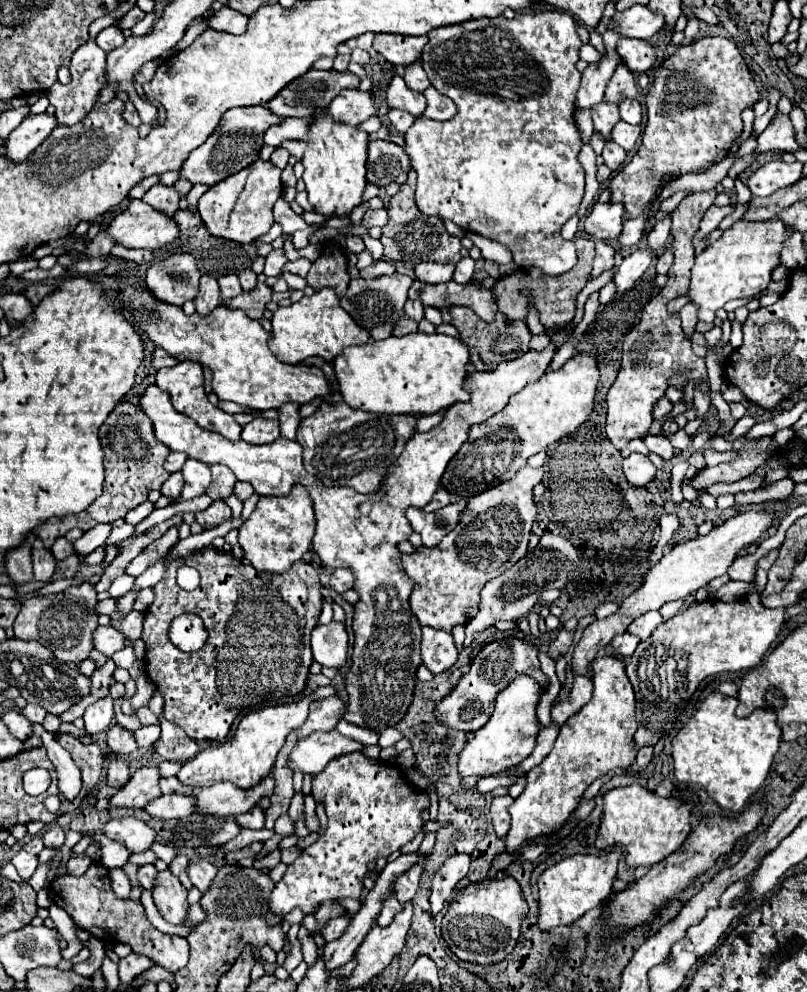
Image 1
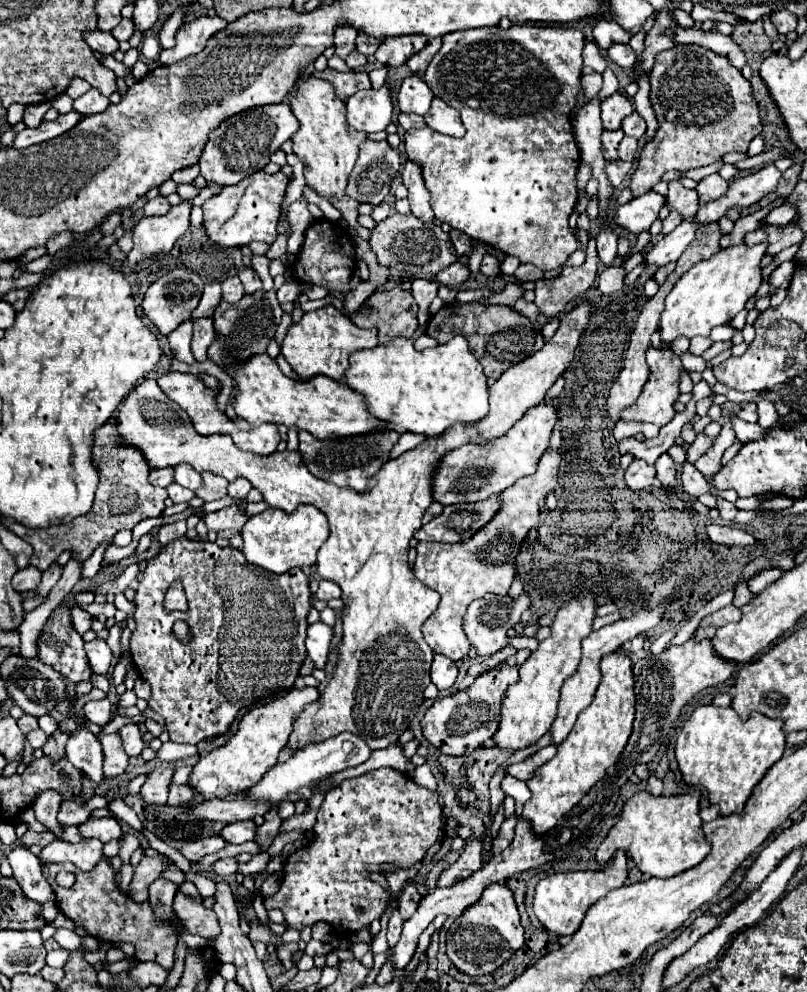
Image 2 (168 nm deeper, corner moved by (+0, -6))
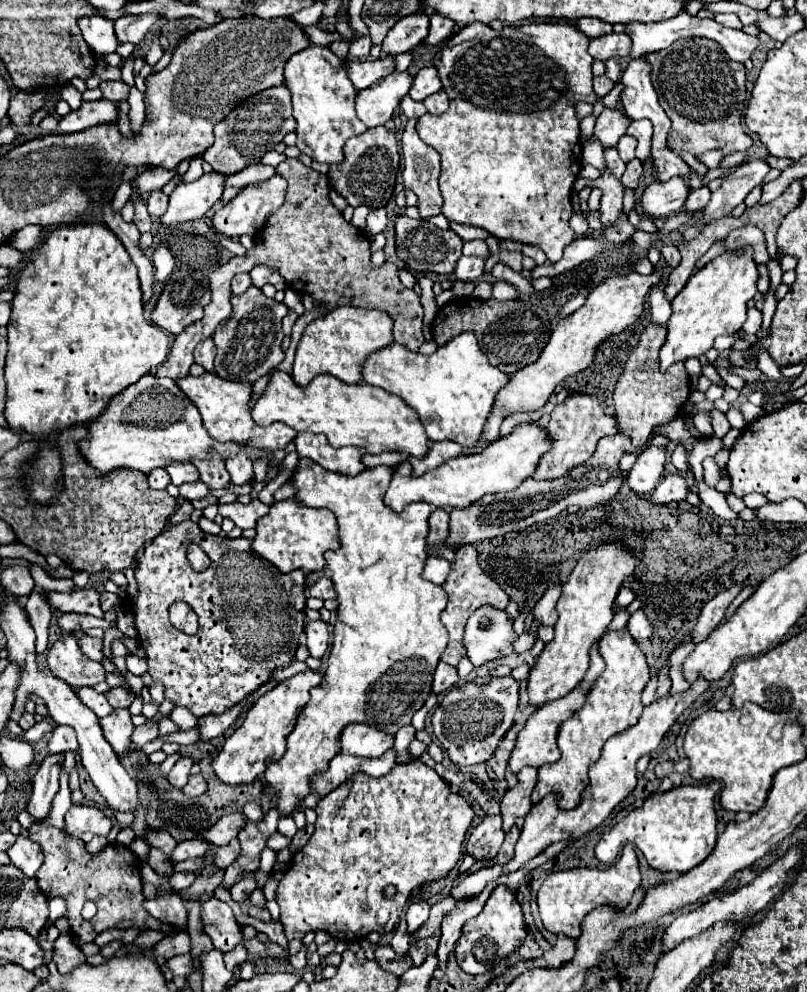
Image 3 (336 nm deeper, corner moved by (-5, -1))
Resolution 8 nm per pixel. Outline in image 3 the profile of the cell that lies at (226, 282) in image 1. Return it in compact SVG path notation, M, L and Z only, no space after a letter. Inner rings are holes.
M238 273L238 275L232 279L232 293L234 293L234 295L242 295L250 285L252 285L250 275L248 275L248 273Z

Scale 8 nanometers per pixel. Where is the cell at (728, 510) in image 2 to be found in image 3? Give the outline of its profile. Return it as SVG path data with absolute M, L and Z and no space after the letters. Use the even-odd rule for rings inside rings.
M713 457L706 458L702 465L704 470L703 476L706 485L708 485L708 487L714 487L714 485L716 485L716 483L720 480L723 469L716 464Z

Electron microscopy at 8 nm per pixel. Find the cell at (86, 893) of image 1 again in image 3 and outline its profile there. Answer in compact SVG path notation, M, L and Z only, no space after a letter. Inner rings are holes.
M32 827L30 839L40 843L44 853L44 863L36 873L38 887L46 897L64 897L68 901L68 909L64 917L70 921L70 929L82 943L94 941L98 933L104 929L154 929L164 933L164 937L174 937L174 925L166 925L154 919L144 909L144 895L142 895L142 879L140 879L140 859L124 845L112 843L106 845L104 851L96 857L84 851L84 843L80 839L72 839L72 835L64 835L62 829L56 827ZM86 901L94 901L98 913L92 921L82 919L82 907Z

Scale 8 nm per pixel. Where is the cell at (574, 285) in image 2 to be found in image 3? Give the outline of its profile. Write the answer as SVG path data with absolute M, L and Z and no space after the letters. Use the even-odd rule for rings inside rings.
M574 213L570 218L569 225L577 236L581 237L589 231L589 226L586 217Z

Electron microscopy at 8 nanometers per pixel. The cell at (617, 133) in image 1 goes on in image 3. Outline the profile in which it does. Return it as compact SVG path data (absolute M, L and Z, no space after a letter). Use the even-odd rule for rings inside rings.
M624 135L620 141L618 141L618 153L622 157L622 161L632 161L636 157L636 139L632 139L630 135Z

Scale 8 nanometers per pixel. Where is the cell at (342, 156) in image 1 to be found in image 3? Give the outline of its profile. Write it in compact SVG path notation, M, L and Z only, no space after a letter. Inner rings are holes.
M314 45L292 55L284 67L286 87L292 93L296 127L296 147L318 163L336 165L344 161L344 143L366 131L366 125L356 117L354 97L356 89L338 59L328 47Z

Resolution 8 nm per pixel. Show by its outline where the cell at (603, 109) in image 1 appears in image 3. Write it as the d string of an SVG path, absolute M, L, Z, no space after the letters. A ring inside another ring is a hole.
M606 147L604 157L606 157L606 163L608 163L608 167L612 169L612 173L614 173L616 177L622 177L622 173L624 173L624 169L626 169L626 163L620 159L616 147Z

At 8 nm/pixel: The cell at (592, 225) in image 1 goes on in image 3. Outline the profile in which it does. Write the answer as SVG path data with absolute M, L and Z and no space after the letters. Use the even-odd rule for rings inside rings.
M674 177L666 183L662 183L662 181L650 183L642 191L640 207L646 217L660 219L660 217L668 217L668 215L680 211L686 197L688 197L688 189L686 189L684 181L680 177Z

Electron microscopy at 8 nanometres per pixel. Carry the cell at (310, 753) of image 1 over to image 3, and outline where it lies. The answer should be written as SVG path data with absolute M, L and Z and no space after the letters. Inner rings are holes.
M352 723L344 727L338 737L338 747L342 755L356 755L356 757L380 757L388 749L392 749L394 737L376 731L364 723Z

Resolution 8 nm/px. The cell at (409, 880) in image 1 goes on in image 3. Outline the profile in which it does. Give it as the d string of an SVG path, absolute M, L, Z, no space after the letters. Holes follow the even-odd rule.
M416 897L416 899L410 903L410 907L408 907L408 911L406 911L406 921L408 921L408 931L410 931L410 933L418 931L418 929L426 923L428 911L430 911L430 905L428 905L428 901L422 899L422 897Z

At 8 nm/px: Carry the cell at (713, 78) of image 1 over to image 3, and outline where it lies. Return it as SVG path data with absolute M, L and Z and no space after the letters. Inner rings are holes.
M680 39L676 43L672 43L670 47L666 47L664 51L656 51L652 55L648 55L648 61L652 63L652 85L660 97L660 107L666 111L666 115L670 117L672 121L672 129L678 129L678 137L668 137L668 149L672 149L674 153L682 155L682 153L692 153L692 155L700 155L704 151L710 151L710 149L722 149L724 155L730 155L734 151L748 151L752 147L752 137L744 131L742 127L742 113L746 109L746 71L744 71L744 65L742 63L736 63L736 61L730 61L728 55L724 53L724 49L710 41L710 39Z

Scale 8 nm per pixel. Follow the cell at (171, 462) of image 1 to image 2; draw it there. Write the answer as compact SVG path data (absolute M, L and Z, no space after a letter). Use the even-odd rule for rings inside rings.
M161 468L161 470L153 470L149 474L149 482L153 486L161 486L161 488L167 488L171 482L173 482L173 468Z

